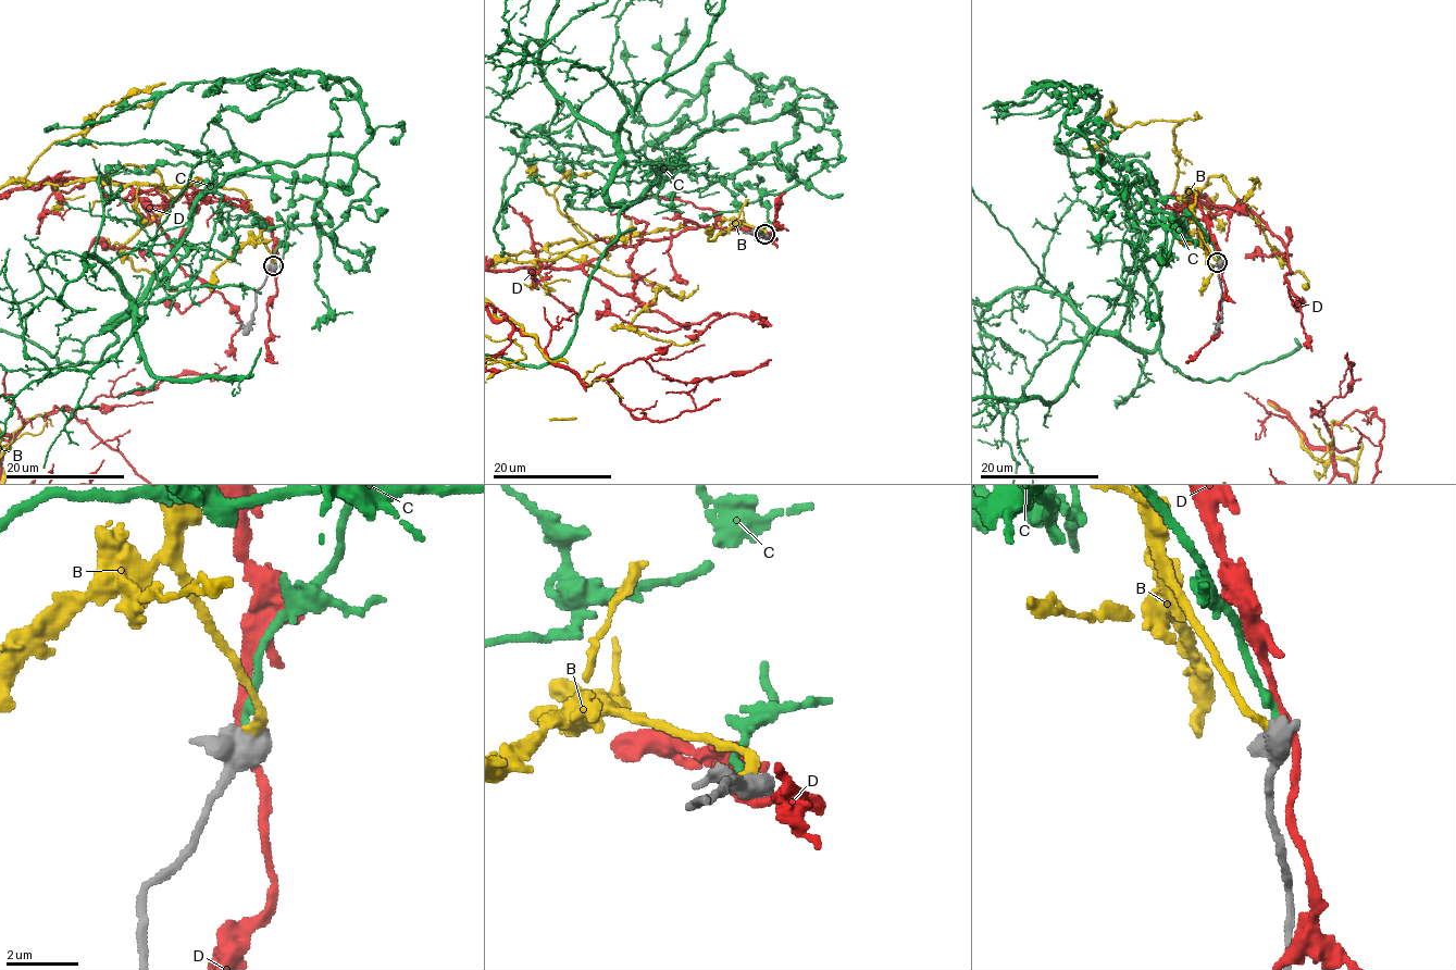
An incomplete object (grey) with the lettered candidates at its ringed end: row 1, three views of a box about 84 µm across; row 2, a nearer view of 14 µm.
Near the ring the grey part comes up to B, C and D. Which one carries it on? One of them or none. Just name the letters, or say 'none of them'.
B

